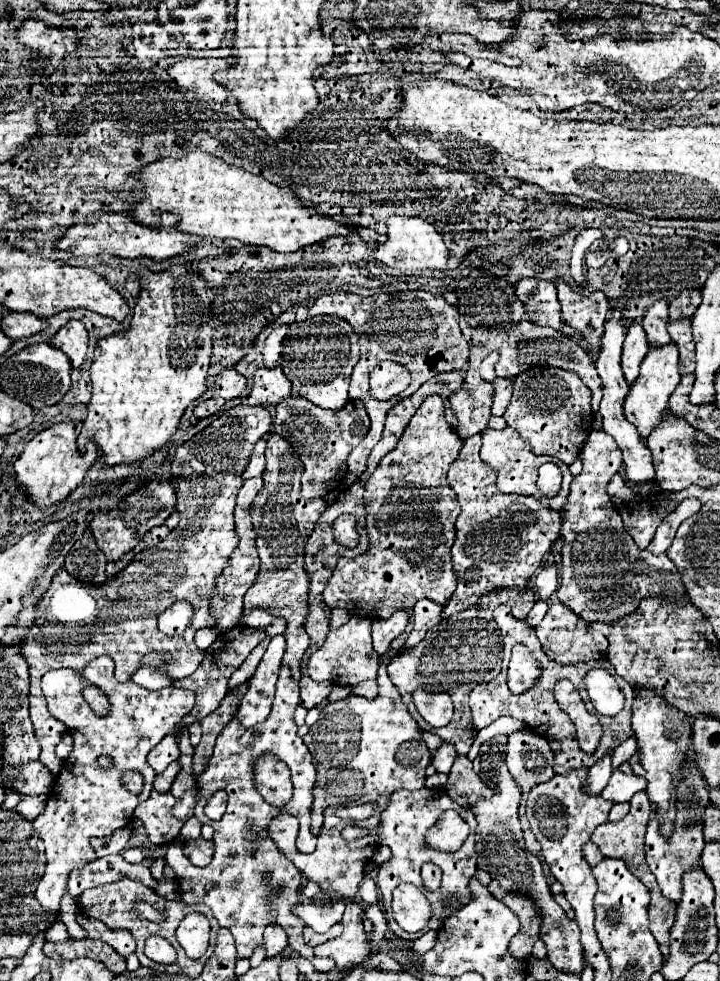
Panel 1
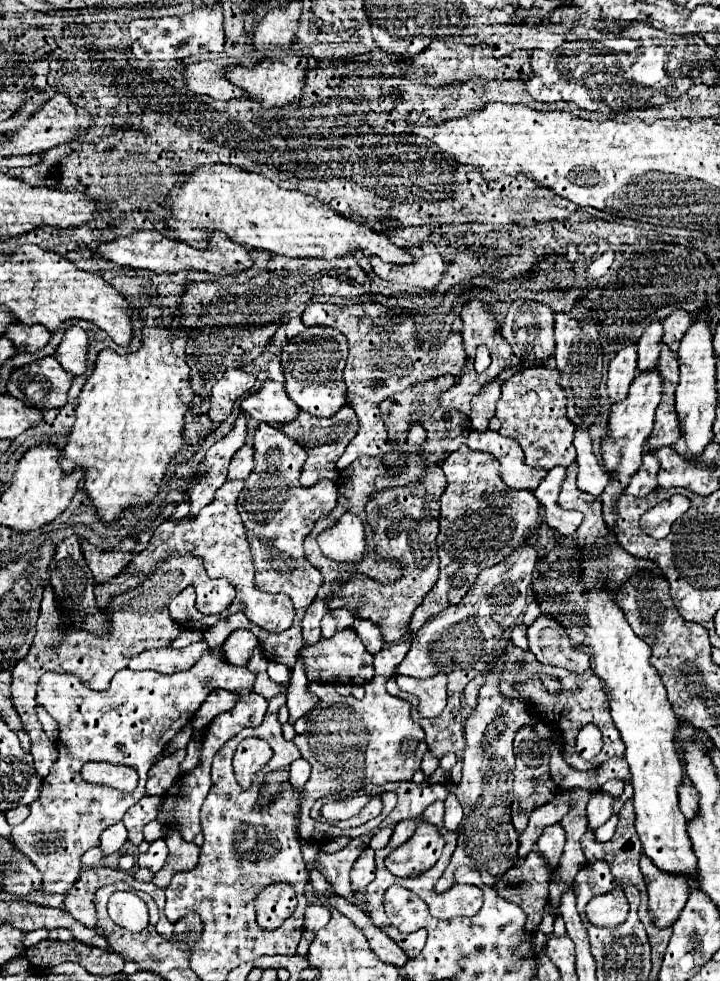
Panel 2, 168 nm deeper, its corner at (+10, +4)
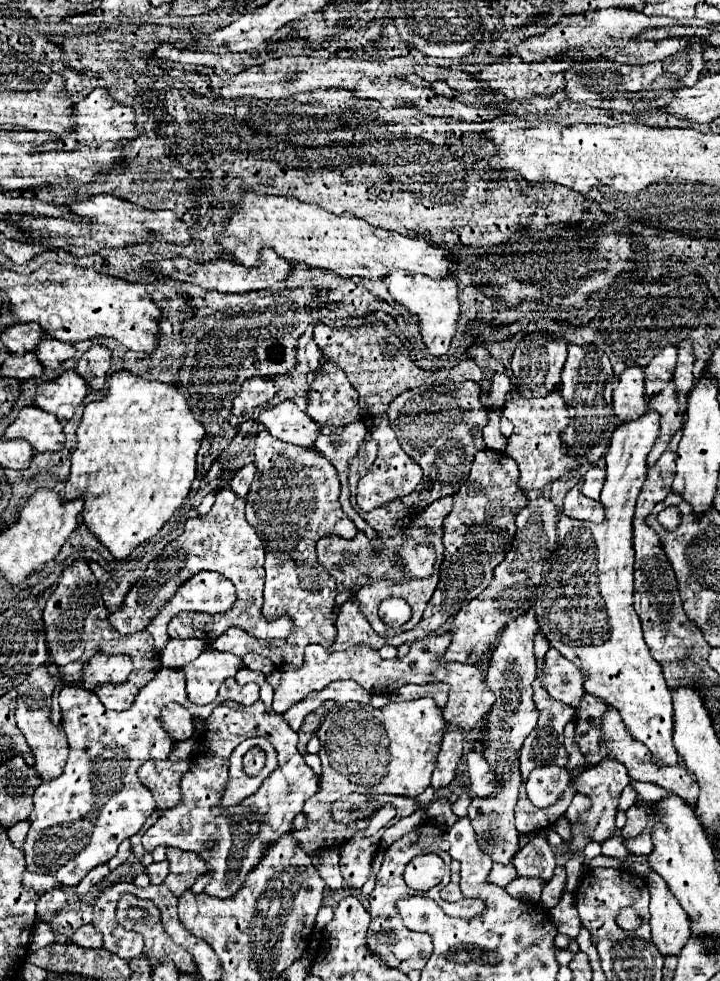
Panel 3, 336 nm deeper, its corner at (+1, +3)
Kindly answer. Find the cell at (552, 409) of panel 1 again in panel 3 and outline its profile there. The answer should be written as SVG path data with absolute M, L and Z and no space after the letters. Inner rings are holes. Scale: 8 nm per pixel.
M552 391L550 395L540 397L540 399L526 399L520 393L512 393L502 415L506 419L510 419L510 423L514 425L514 431L506 445L506 455L518 463L518 469L520 469L518 487L522 491L542 489L544 485L552 483L554 479L578 471L574 467L576 459L568 457L568 449L560 441L560 431L570 421L560 391Z

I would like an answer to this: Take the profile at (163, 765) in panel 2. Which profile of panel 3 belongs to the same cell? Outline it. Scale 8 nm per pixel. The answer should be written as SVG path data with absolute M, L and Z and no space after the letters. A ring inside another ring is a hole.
M146 761L138 769L138 779L154 795L156 809L168 811L182 801L180 779L188 771L190 761Z

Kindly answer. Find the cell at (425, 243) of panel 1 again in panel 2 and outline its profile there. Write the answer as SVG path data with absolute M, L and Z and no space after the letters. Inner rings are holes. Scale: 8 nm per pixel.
M421 242L417 248L407 248L407 250L409 254L413 254L411 264L397 266L397 264L387 264L381 258L371 258L373 272L385 280L395 280L405 286L423 288L431 292L439 284L441 274L445 270L441 254L431 242Z

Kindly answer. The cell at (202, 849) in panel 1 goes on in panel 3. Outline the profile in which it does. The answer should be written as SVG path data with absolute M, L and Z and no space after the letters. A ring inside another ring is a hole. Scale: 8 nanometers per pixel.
M168 849L168 863L170 863L170 873L164 885L176 897L182 897L184 891L188 891L196 883L196 879L206 873L206 863L196 853L190 851Z

